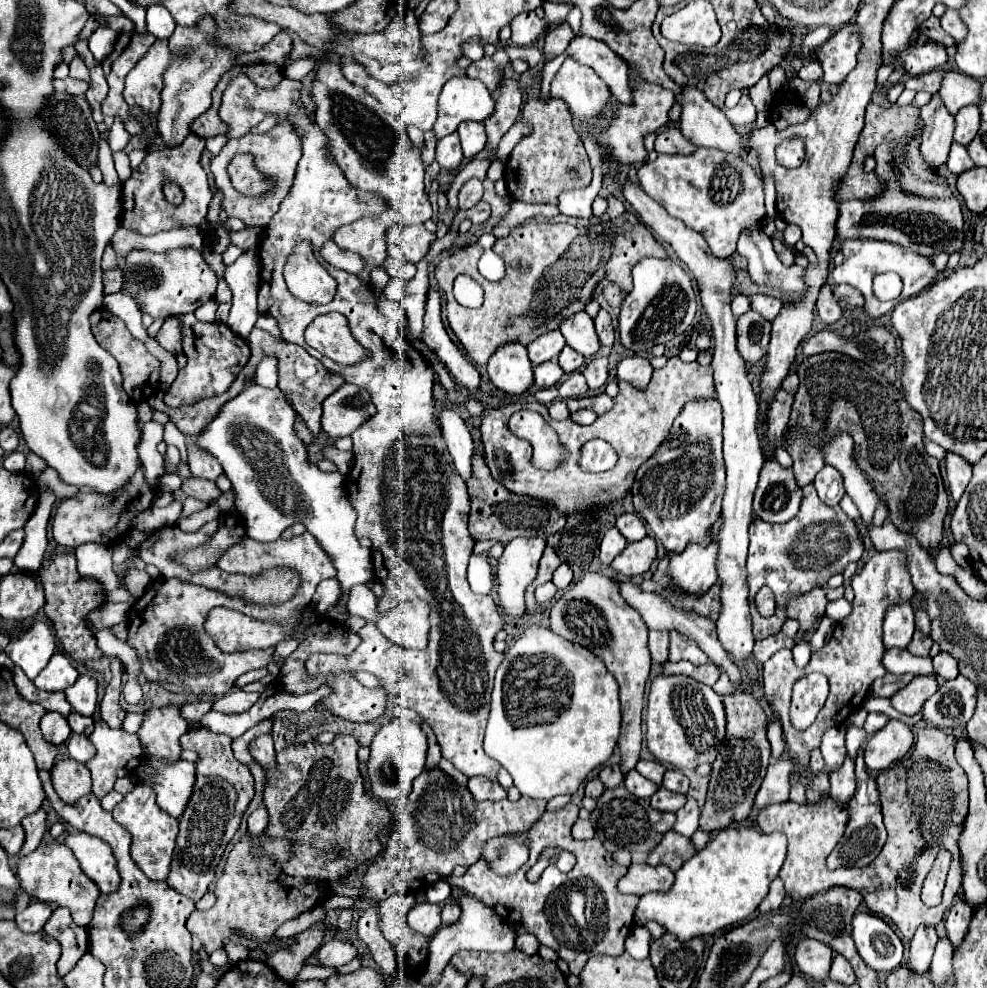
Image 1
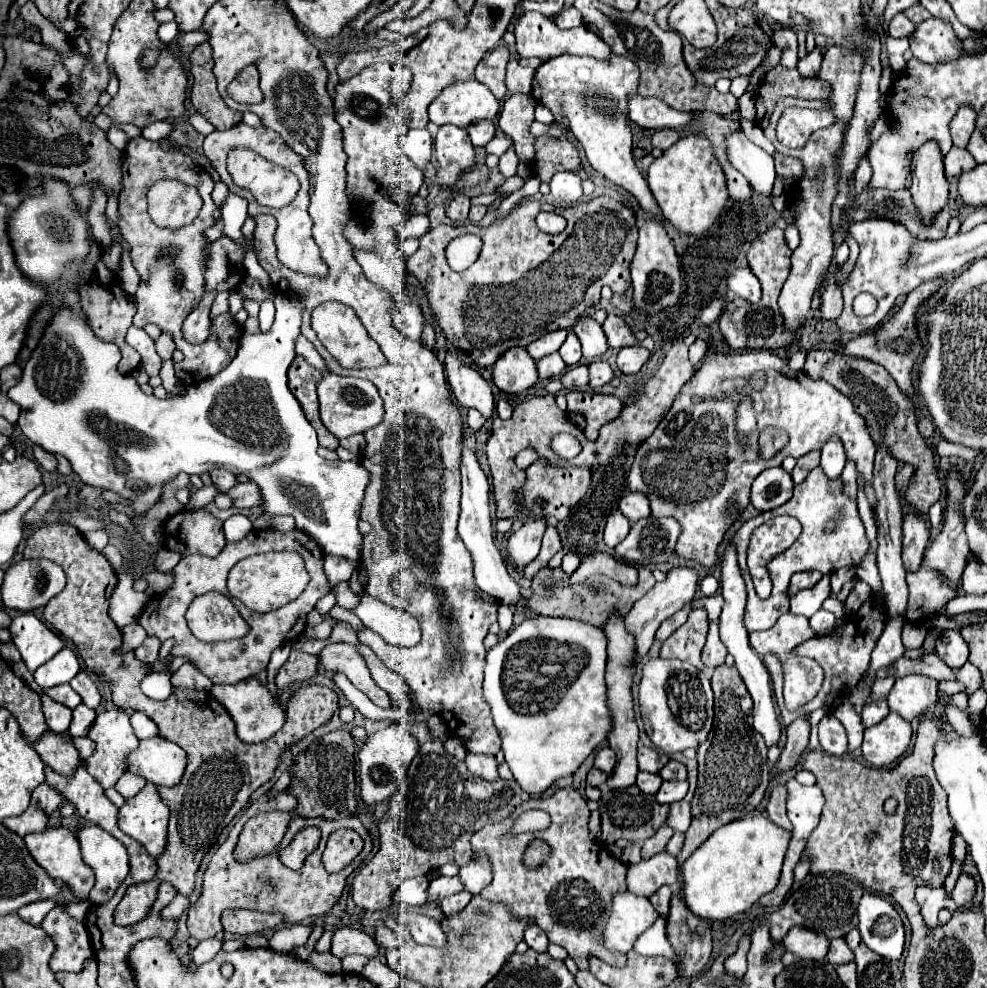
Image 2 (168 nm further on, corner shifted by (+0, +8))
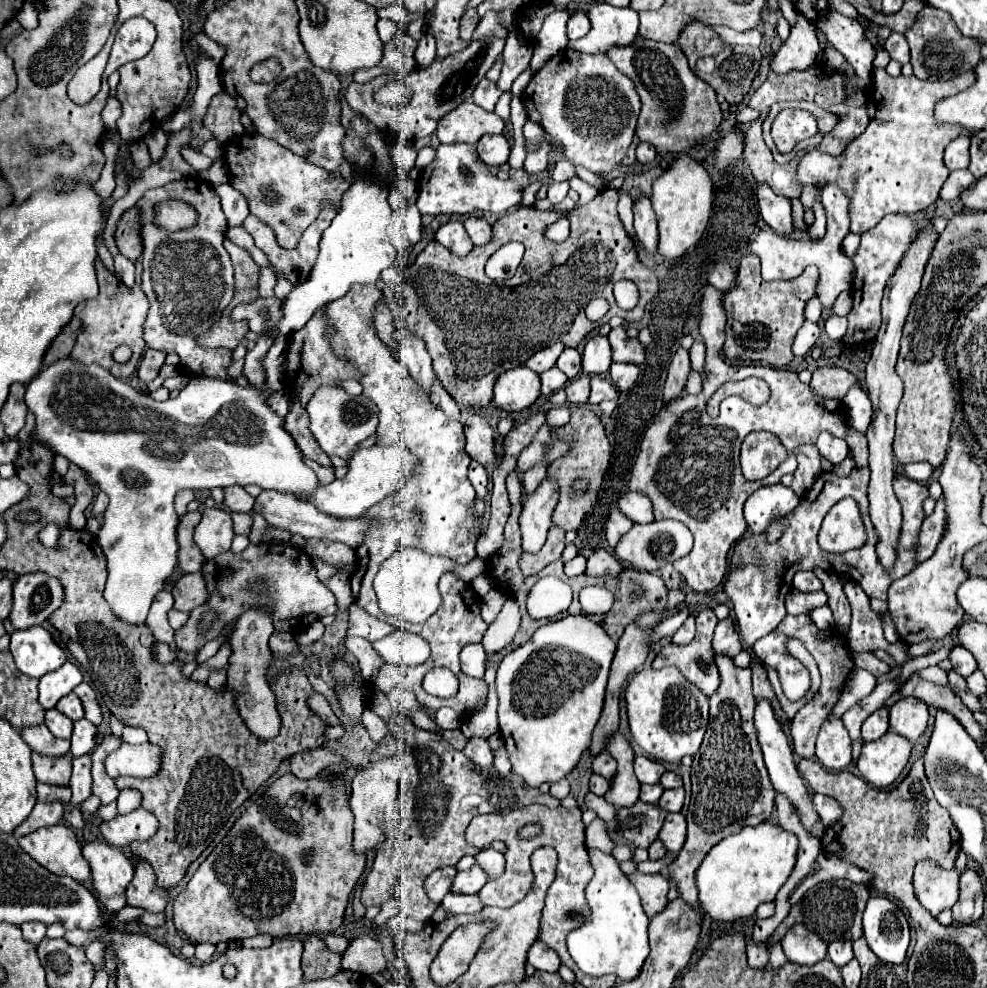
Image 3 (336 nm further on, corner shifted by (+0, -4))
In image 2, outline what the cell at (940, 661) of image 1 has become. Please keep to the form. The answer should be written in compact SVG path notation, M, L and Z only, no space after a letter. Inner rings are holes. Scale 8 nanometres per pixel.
M943 631L939 635L939 639L935 641L935 647L937 647L937 655L951 669L963 667L967 663L967 659L969 659L969 647L961 639L961 633L959 631Z

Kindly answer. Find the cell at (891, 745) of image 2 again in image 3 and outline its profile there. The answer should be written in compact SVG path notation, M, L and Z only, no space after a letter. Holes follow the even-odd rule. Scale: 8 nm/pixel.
M887 731L881 739L863 743L857 767L861 775L875 787L891 785L905 769L913 743L893 731Z

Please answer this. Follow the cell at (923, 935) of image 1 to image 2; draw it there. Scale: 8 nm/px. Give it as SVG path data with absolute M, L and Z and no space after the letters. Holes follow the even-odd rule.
M919 885L915 889L915 899L917 903L921 905L921 913L923 913L923 919L929 927L937 927L937 913L943 909L943 907L955 907L951 895L947 893L947 889L941 885L941 887L927 887L927 885Z

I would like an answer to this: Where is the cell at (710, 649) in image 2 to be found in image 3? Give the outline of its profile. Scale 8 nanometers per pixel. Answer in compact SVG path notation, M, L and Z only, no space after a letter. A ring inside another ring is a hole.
M727 617L719 621L715 635L713 635L713 655L725 655L735 657L743 649L743 643L735 631L733 617Z

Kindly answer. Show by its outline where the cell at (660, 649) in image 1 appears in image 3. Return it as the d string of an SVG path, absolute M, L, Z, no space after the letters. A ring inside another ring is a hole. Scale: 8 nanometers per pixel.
M689 615L687 621L679 627L679 631L673 635L671 643L673 643L673 645L685 645L685 643L689 643L693 637L695 637L695 617Z

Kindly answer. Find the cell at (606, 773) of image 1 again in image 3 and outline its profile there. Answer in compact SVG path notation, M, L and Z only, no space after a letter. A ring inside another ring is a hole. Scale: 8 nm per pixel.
M601 751L599 755L595 755L595 759L593 759L593 773L601 775L605 779L611 779L615 775L615 771L617 771L617 763L607 751Z

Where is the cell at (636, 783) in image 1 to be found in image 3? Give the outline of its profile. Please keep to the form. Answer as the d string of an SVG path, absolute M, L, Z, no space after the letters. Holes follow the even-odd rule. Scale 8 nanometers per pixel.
M657 783L657 785L641 785L641 795L639 795L639 799L641 799L643 803L655 805L661 795L663 795L663 785L661 785L661 783Z

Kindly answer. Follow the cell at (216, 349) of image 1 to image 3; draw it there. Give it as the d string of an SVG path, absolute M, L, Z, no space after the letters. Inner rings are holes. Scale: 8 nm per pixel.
M187 177L167 183L159 189L149 189L135 207L139 209L143 239L141 289L151 305L143 323L143 339L147 347L161 349L165 353L177 353L181 357L183 373L189 377L229 379L227 369L233 363L231 351L213 351L195 345L197 333L207 331L221 317L221 311L225 309L225 305L229 305L233 297L233 267L227 251L223 249L227 223L219 203L219 195L205 181L197 177ZM169 197L179 197L191 203L201 213L201 219L189 231L165 233L155 231L155 225L151 225L153 205Z

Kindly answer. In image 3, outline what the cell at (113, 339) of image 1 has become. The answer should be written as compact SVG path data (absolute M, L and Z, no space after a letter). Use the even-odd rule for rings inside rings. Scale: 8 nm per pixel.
M101 259L95 261L95 269L97 269L97 283L99 283L99 295L93 299L85 299L81 303L77 303L73 317L81 319L81 331L77 335L75 347L71 351L73 359L79 359L81 363L97 363L105 369L109 369L115 377L119 379L127 379L131 377L131 373L135 371L141 353L145 351L145 343L143 343L143 319L149 311L149 301L143 295L143 291L135 285L135 287L125 287L115 273L111 273ZM119 345L129 345L133 351L133 357L127 363L115 363L113 361L113 349Z

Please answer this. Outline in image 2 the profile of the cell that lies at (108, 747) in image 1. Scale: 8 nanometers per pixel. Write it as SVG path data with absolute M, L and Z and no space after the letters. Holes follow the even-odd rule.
M111 709L111 711L99 713L93 727L91 727L91 731L89 731L89 737L95 741L97 747L95 747L95 753L85 761L85 769L99 781L99 785L103 789L109 789L127 771L125 755L129 751L133 751L139 743L139 739L133 733L133 727L129 723L129 713L123 711L123 709Z

